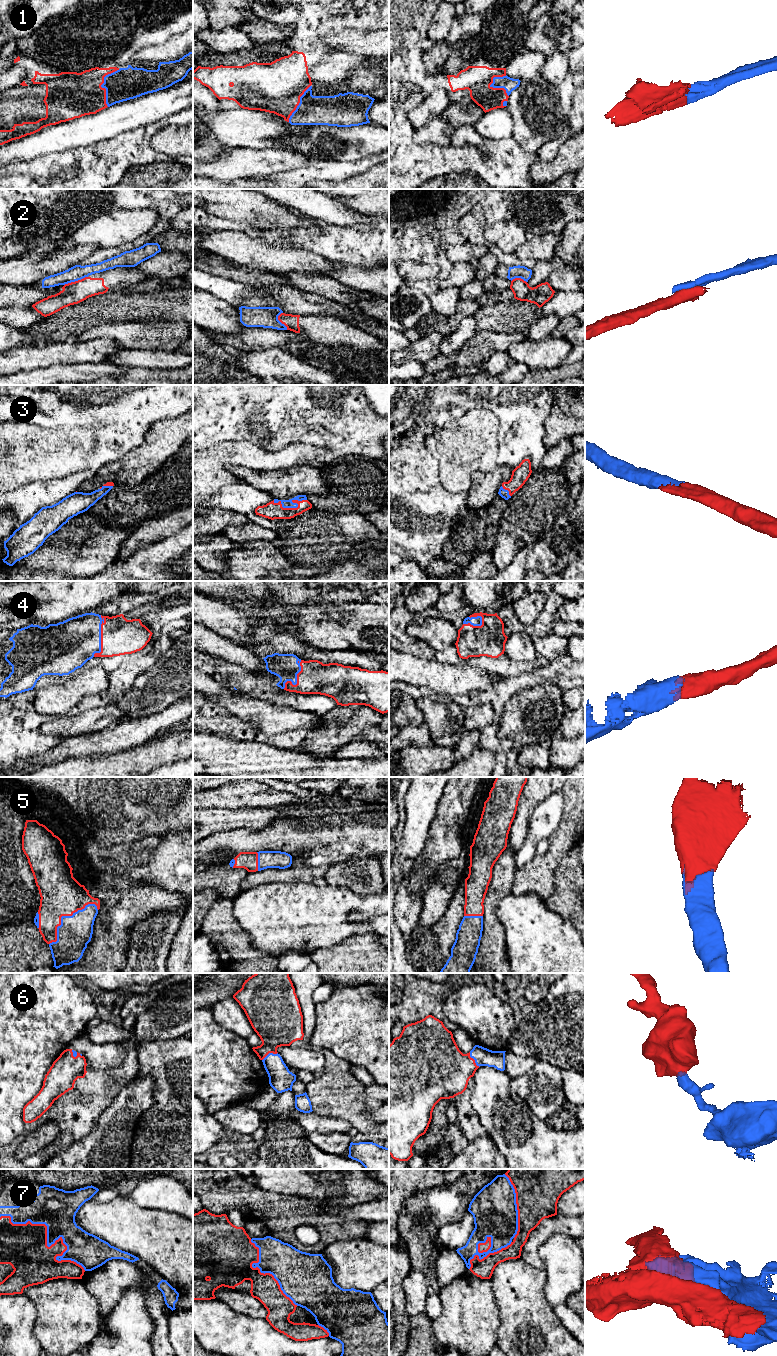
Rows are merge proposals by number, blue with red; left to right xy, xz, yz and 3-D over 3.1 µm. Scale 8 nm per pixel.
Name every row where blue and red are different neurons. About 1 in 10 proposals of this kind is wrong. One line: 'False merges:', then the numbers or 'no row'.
False merges: 2

